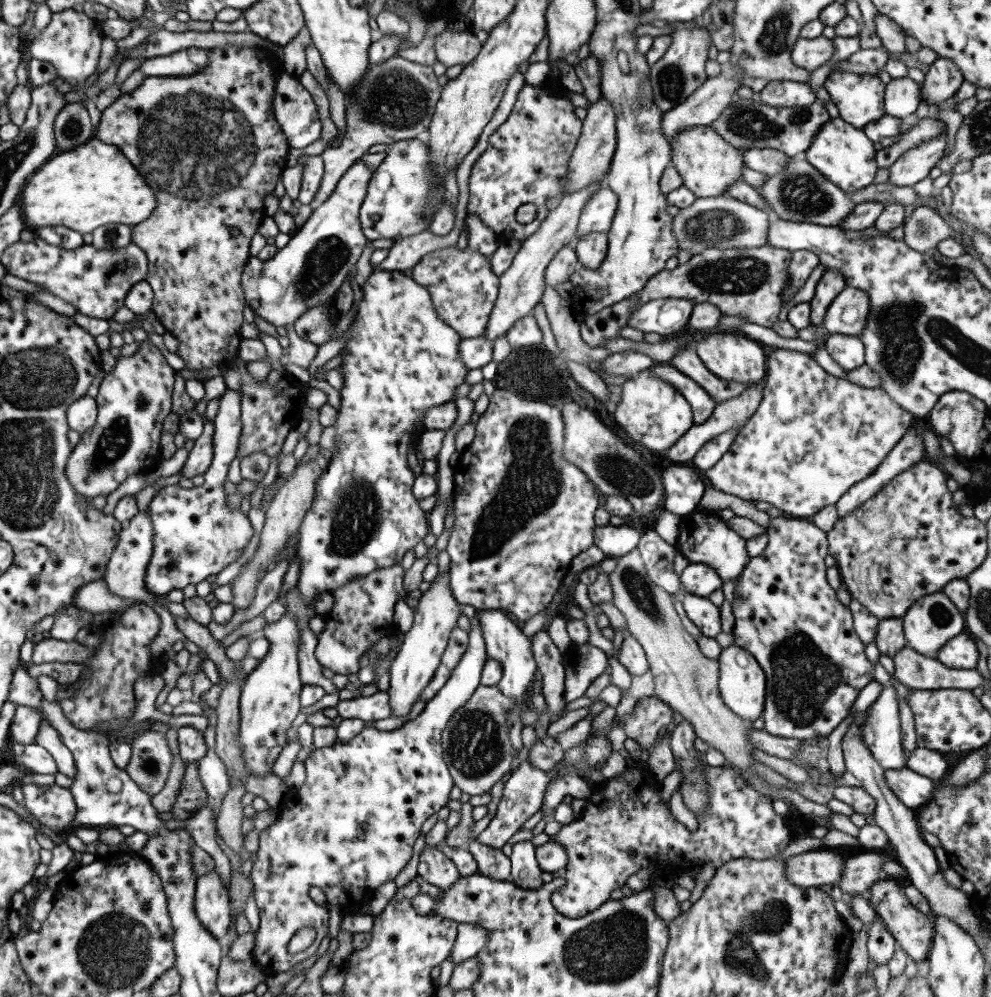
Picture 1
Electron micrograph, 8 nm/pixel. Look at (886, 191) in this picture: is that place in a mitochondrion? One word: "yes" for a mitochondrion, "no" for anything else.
no

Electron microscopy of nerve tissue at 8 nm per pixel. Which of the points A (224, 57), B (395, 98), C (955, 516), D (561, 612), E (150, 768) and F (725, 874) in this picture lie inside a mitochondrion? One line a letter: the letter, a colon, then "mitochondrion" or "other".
A: other
B: mitochondrion
C: other
D: other
E: mitochondrion
F: other

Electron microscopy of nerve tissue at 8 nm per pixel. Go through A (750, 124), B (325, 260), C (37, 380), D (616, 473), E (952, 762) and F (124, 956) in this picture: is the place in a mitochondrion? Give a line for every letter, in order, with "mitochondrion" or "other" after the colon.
A: mitochondrion
B: mitochondrion
C: mitochondrion
D: mitochondrion
E: other
F: mitochondrion

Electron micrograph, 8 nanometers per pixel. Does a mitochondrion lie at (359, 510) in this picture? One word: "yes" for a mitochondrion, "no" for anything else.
yes

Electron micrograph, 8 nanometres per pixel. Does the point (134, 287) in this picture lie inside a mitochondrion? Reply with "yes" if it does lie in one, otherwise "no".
no

